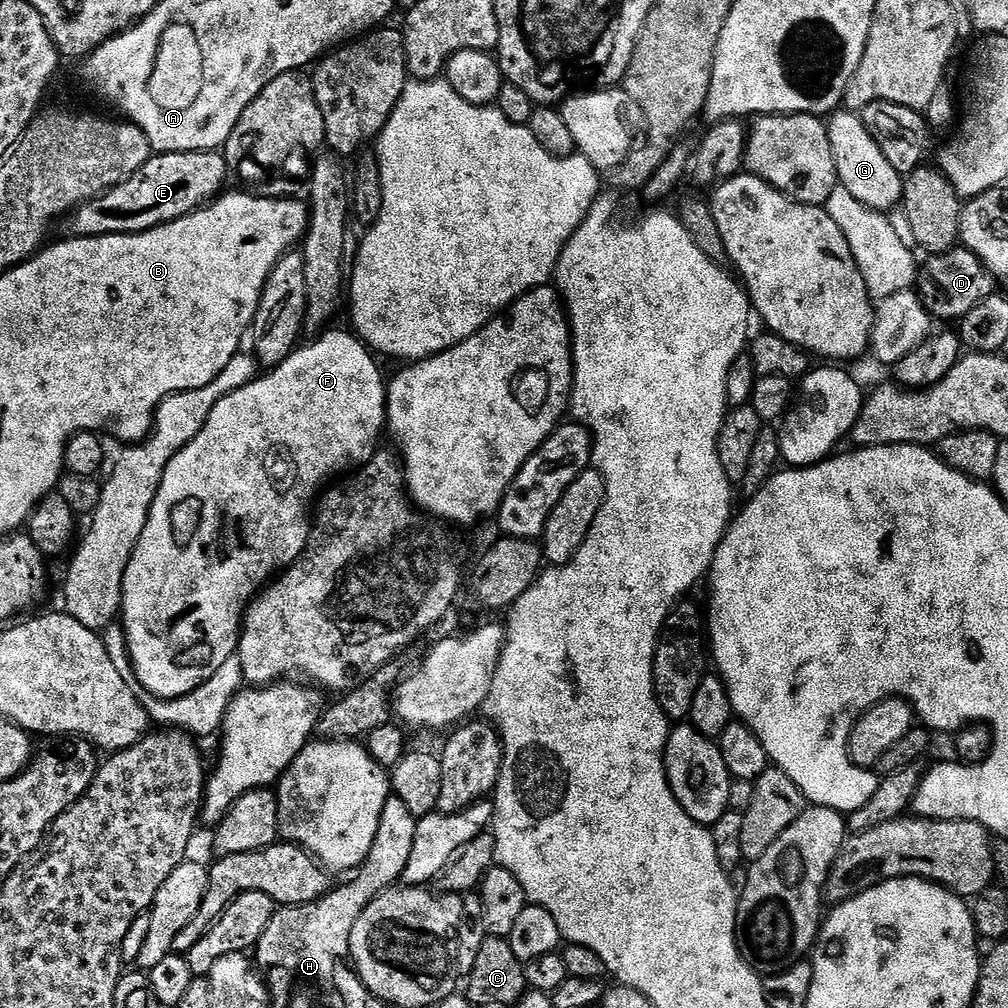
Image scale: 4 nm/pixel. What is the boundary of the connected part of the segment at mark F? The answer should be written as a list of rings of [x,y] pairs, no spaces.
[[[332,331],[317,335],[313,339],[316,340],[313,344],[308,344],[305,348],[304,345],[297,347],[296,351],[290,353],[276,368],[257,375],[256,379],[251,380],[246,386],[223,396],[218,406],[210,410],[210,418],[206,418],[206,426],[202,426],[198,438],[182,446],[182,450],[178,450],[178,454],[170,458],[166,474],[162,474],[158,494],[154,494],[154,506],[150,506],[150,518],[146,518],[146,530],[142,530],[142,538],[138,538],[138,546],[134,546],[134,554],[126,566],[122,605],[122,627],[124,638],[128,642],[128,659],[132,661],[132,669],[138,682],[142,682],[144,689],[150,695],[157,696],[159,700],[182,698],[198,690],[198,686],[202,686],[214,674],[218,674],[218,669],[224,665],[226,658],[237,655],[240,629],[248,605],[273,577],[289,568],[304,553],[308,536],[312,532],[310,509],[317,503],[322,489],[333,478],[370,462],[372,455],[378,451],[379,444],[376,443],[380,440],[380,432],[382,436],[386,428],[386,376],[380,373],[380,368],[376,365],[377,357],[363,340],[351,331]]]

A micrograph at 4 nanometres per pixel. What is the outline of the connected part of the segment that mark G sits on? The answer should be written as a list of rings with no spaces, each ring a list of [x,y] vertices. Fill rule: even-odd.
[[[837,110],[827,117],[830,150],[834,150],[834,166],[839,187],[850,190],[862,206],[872,208],[875,212],[891,213],[891,208],[904,199],[904,181],[894,166],[890,166],[886,154],[878,150],[878,142],[870,138],[870,130],[860,121],[859,115],[847,110]]]

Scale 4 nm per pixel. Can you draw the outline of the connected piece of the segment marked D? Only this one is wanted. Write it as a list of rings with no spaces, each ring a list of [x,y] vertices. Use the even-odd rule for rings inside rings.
[[[957,246],[946,254],[928,256],[925,261],[916,277],[914,291],[933,321],[958,322],[963,316],[970,314],[970,310],[974,310],[978,302],[990,298],[997,291],[998,285],[989,274],[987,266],[968,248]]]

